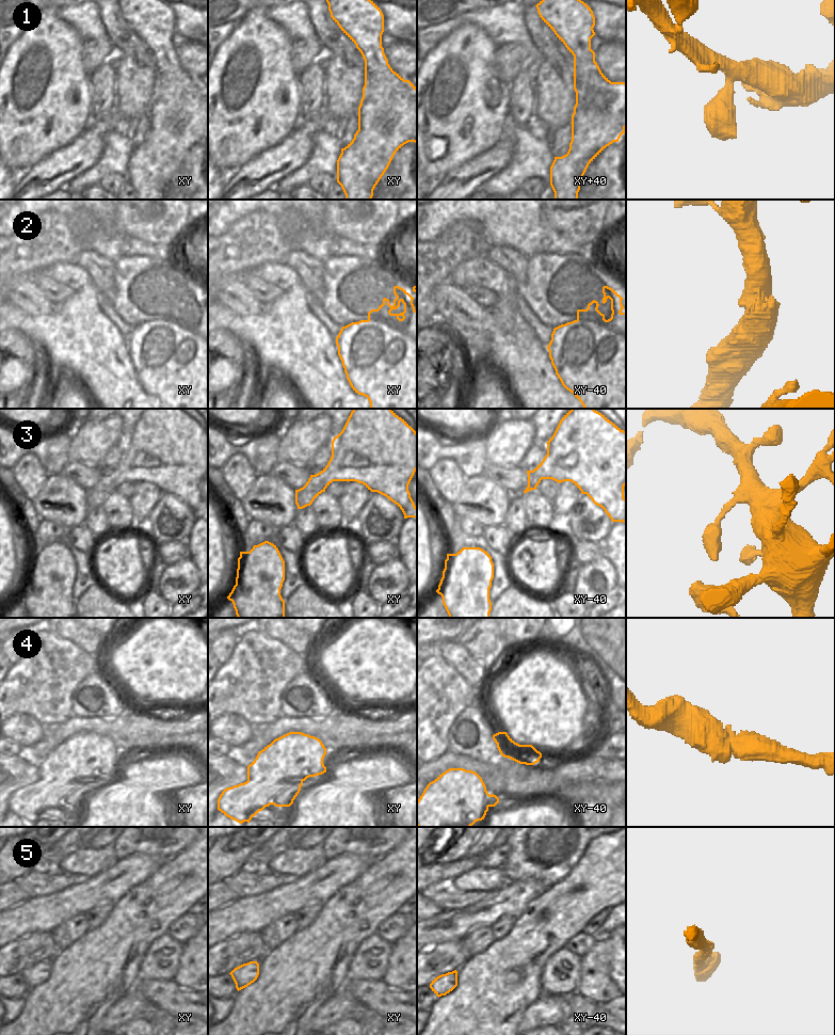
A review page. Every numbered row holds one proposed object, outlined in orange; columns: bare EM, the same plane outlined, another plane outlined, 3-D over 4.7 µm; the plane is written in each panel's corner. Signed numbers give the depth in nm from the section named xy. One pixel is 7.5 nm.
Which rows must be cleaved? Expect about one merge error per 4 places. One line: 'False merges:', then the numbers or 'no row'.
False merges: no row

